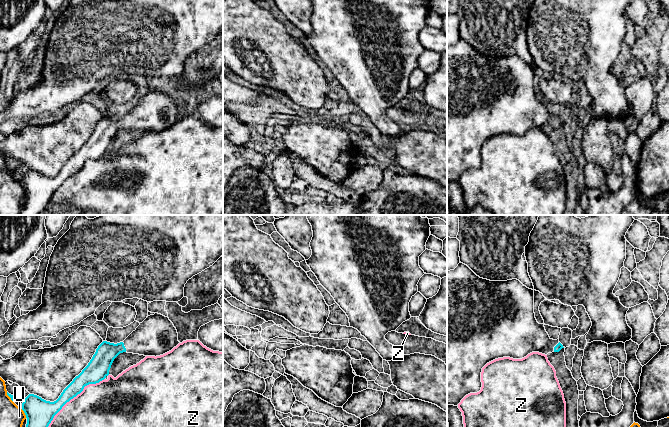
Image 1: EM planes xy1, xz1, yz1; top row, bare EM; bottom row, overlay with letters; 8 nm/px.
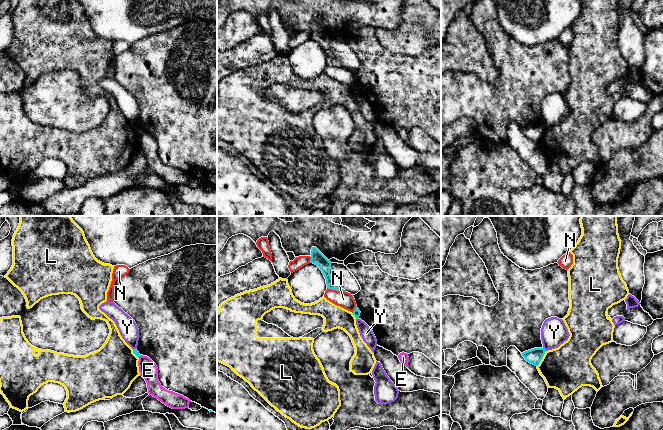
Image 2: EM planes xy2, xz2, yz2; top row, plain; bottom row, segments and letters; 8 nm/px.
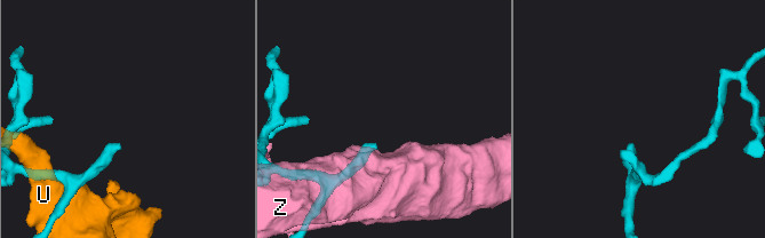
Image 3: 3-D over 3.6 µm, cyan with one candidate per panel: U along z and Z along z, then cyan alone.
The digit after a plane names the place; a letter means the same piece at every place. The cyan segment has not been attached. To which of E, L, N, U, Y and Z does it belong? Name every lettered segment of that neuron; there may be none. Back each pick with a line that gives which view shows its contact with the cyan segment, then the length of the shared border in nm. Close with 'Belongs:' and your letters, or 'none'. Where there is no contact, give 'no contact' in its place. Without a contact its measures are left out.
Belongs: none

